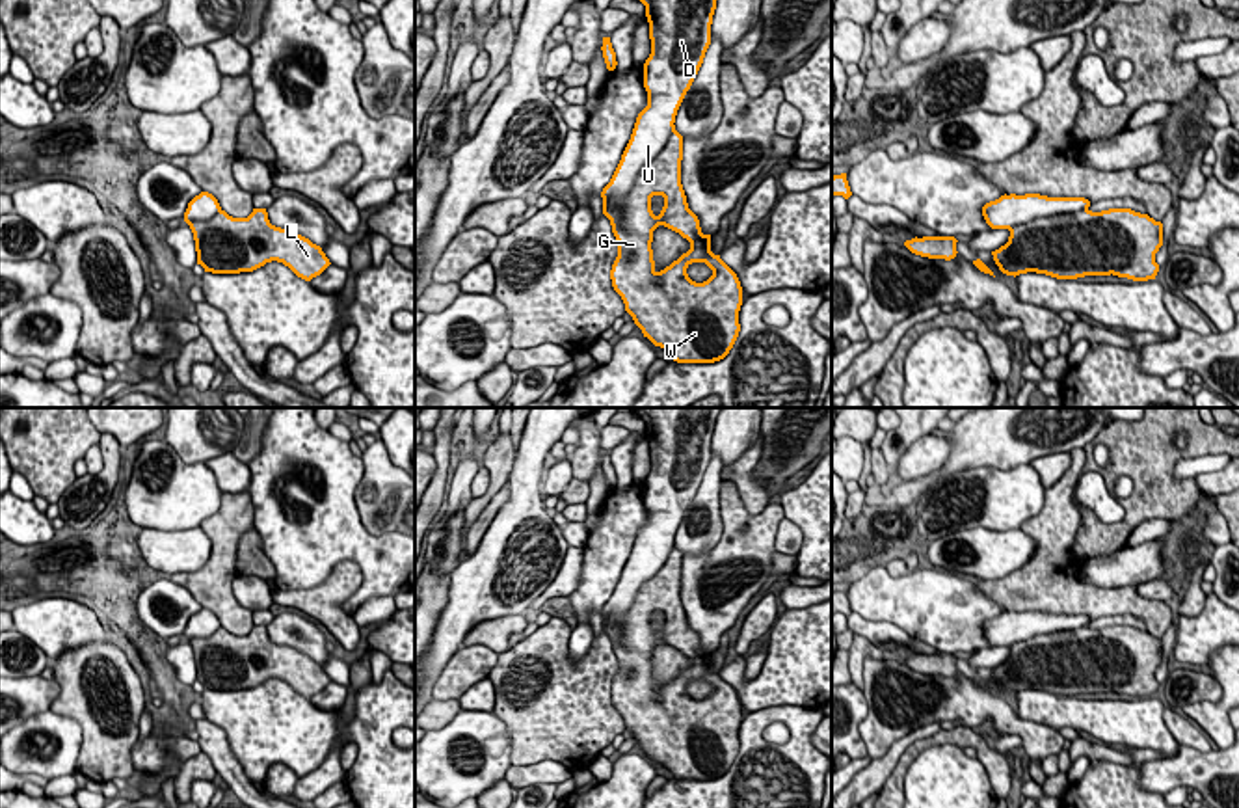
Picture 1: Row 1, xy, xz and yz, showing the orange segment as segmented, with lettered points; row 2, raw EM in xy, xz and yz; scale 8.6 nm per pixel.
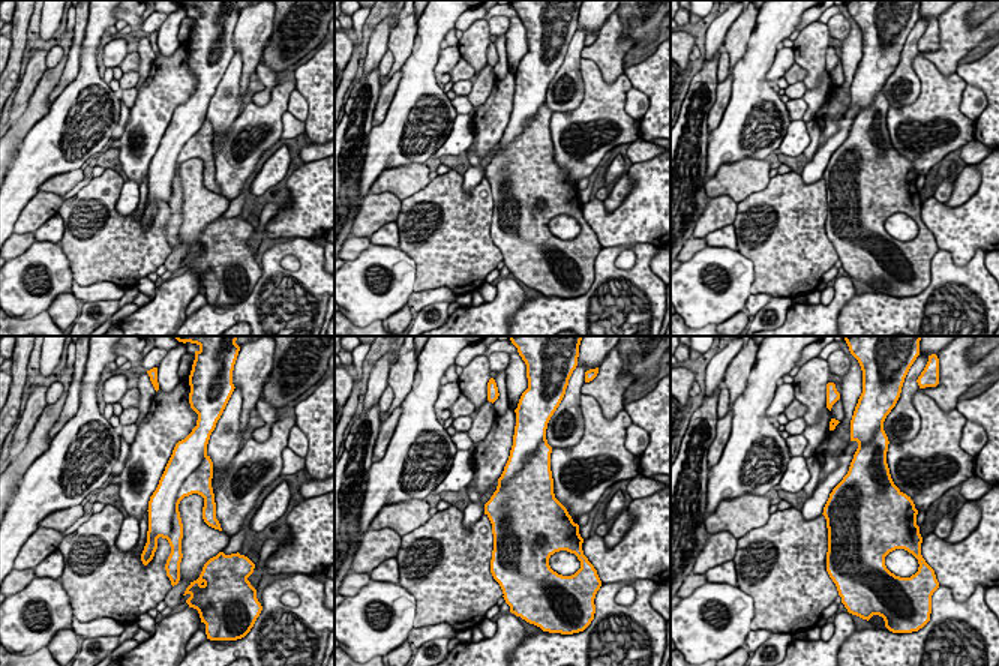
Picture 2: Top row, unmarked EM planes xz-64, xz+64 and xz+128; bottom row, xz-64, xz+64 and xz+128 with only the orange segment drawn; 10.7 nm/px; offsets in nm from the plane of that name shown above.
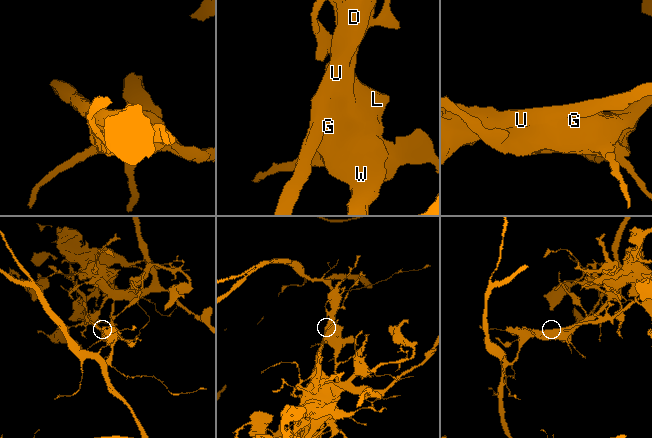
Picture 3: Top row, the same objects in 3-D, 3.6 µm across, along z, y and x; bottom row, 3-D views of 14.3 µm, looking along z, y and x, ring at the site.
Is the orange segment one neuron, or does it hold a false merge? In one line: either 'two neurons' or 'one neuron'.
two neurons

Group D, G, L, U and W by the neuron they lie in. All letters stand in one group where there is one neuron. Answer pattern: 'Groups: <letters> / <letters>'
Groups: D U / G L W

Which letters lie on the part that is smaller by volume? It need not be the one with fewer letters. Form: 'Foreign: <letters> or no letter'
Foreign: D, U

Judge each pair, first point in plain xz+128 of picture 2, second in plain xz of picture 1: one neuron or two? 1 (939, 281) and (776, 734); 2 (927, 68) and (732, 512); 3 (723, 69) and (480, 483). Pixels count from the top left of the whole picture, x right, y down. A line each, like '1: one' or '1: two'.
1: two
2: one
3: one

